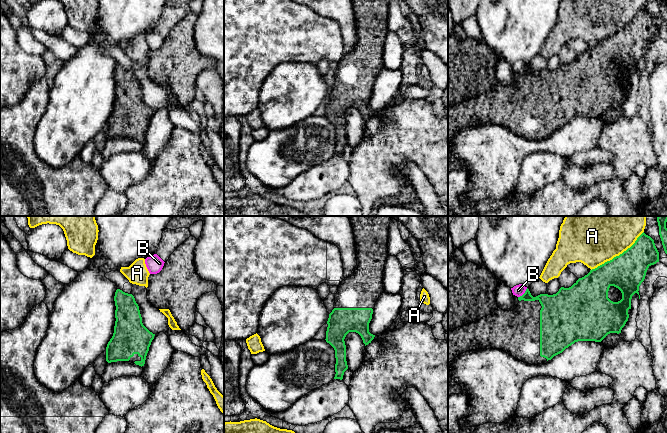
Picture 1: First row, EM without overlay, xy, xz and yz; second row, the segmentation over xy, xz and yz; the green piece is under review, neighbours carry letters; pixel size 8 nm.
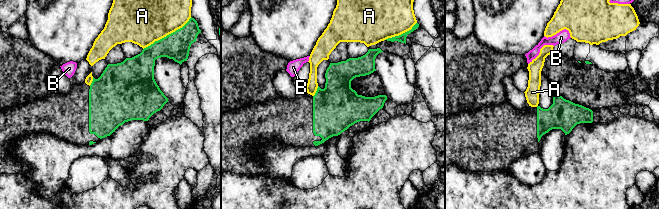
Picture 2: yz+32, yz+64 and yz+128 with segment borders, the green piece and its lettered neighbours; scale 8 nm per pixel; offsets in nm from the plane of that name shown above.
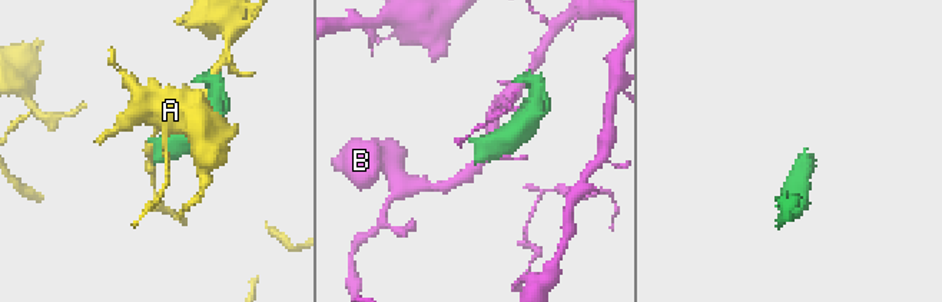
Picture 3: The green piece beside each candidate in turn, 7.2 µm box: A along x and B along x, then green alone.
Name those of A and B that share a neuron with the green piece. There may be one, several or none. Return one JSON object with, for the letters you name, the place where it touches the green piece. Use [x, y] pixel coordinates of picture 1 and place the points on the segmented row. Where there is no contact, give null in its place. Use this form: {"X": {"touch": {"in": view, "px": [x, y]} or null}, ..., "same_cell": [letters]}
{"same_cell": []}

